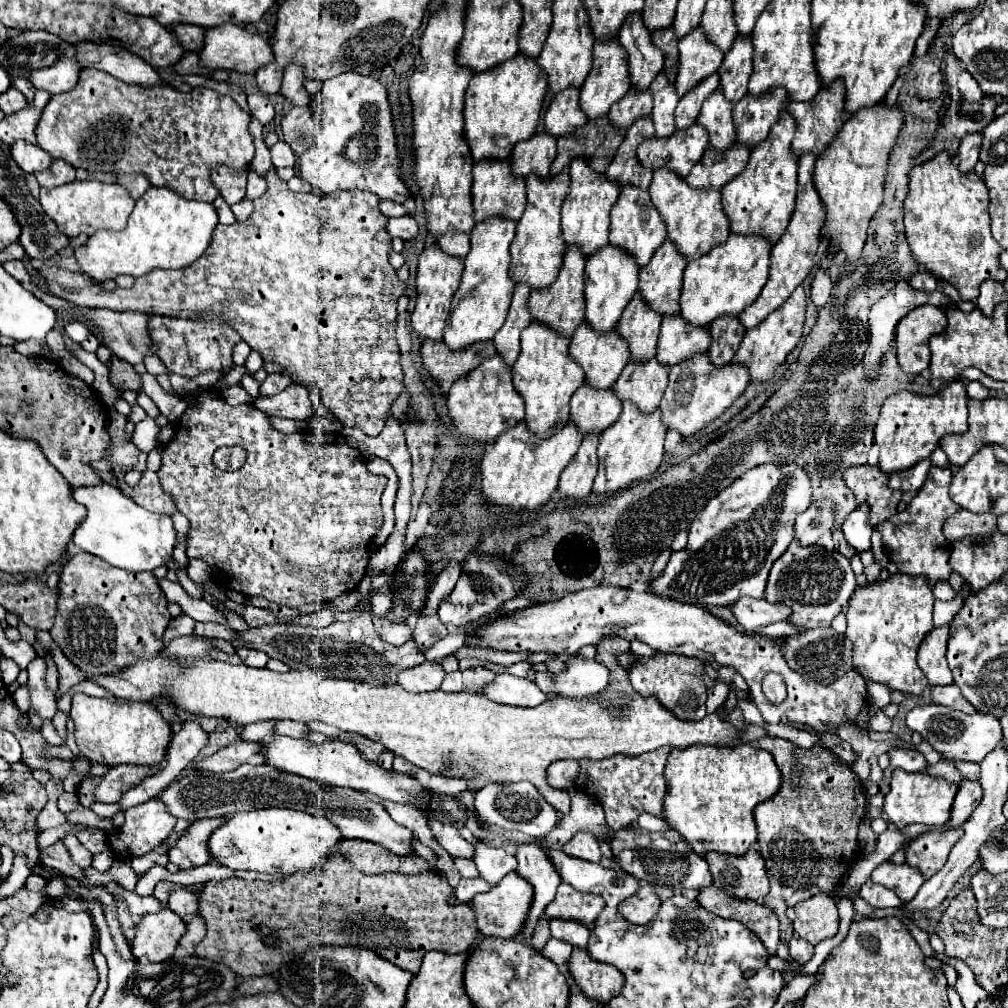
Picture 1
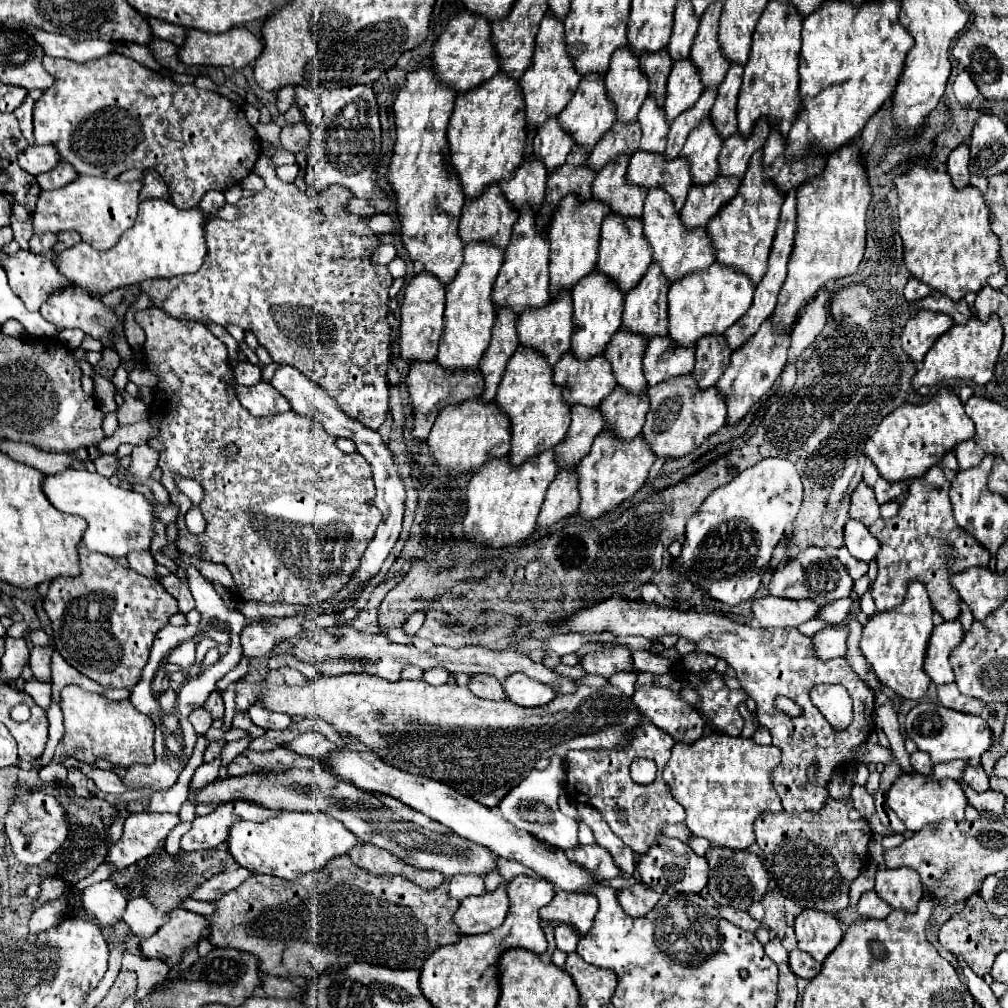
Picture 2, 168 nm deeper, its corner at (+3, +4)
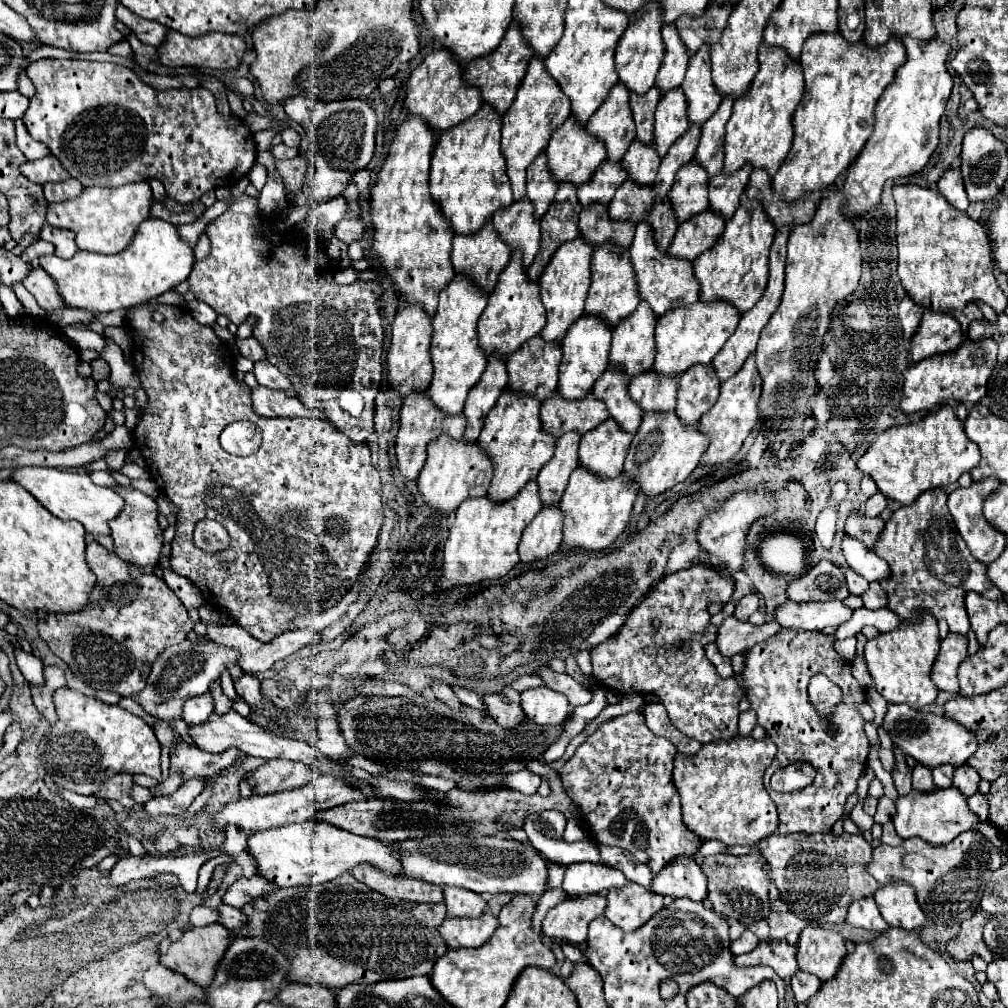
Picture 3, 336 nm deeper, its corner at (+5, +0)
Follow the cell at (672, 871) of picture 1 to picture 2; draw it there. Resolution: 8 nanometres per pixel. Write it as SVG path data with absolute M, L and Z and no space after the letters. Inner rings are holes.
M660 835L650 849L640 855L636 861L636 875L640 877L642 883L646 883L652 889L674 889L674 891L684 891L684 893L700 893L706 887L708 881L708 863L704 857L698 857L686 843L680 839L670 839Z

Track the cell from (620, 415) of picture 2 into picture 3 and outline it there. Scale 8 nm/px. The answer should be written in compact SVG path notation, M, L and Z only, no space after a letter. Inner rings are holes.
M610 419L598 427L598 431L590 431L590 435L582 435L578 459L580 467L602 479L614 479L622 473L622 463L626 451L630 447L632 435L622 435Z

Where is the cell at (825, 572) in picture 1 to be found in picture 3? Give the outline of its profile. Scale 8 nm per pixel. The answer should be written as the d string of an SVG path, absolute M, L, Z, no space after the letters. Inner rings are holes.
M820 561L802 579L796 579L788 587L788 597L792 601L834 601L846 599L848 587L846 577L840 567L830 561Z

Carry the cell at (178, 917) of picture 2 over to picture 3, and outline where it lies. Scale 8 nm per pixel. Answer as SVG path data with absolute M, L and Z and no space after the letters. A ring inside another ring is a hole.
M208 925L208 927L192 927L184 933L182 939L174 941L164 955L160 955L160 963L168 969L184 975L186 979L194 981L198 987L208 987L214 979L214 971L222 961L226 949L230 945L230 931L222 925Z

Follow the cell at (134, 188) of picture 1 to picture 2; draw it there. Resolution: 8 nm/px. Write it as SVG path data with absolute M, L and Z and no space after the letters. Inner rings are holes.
M144 169L142 171L144 177L142 181L142 191L140 191L140 199L170 199L168 195L168 187L166 183L160 179L160 175L156 175L154 169Z

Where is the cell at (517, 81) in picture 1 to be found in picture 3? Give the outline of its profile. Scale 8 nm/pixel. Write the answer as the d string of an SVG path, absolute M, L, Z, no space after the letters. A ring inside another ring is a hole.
M482 105L466 123L438 137L430 161L430 197L446 215L456 235L480 231L498 209L514 201L504 155L500 153L500 115L492 107Z

